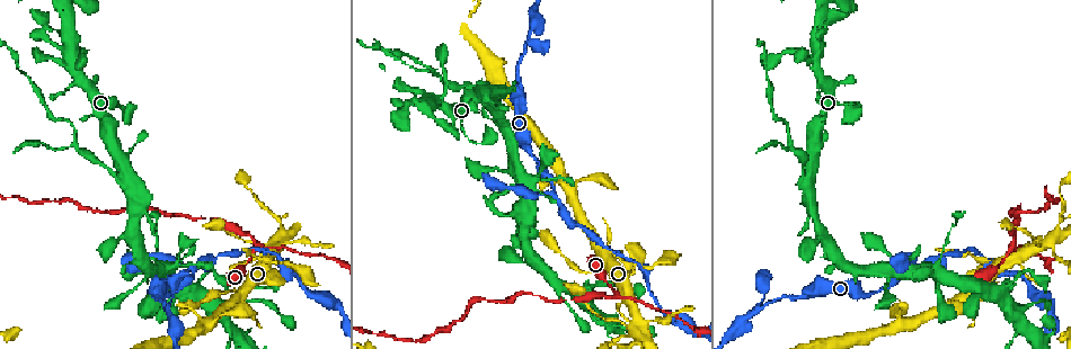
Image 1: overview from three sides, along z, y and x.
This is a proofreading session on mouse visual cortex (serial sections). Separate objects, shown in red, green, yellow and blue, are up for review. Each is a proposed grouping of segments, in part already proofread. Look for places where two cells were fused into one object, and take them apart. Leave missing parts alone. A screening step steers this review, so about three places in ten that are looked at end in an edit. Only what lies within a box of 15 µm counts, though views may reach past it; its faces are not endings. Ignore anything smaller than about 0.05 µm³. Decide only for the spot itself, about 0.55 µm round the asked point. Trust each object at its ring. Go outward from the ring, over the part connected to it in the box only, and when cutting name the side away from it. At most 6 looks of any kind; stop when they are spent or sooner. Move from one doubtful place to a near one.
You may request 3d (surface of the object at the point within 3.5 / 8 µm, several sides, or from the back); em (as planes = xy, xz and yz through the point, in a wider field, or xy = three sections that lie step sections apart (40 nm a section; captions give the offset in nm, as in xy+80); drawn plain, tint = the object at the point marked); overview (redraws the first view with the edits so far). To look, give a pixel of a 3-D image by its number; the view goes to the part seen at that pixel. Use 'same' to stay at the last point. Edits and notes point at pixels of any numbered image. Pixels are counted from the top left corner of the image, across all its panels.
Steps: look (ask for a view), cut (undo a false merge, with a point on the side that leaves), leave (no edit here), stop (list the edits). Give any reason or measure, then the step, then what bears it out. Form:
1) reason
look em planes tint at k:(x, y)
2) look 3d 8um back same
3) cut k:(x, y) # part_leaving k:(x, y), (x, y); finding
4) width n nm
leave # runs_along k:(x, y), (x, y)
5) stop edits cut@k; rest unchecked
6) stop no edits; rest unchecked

small branch off a trunk
look 3d 3.5um at 1:(807, 181)

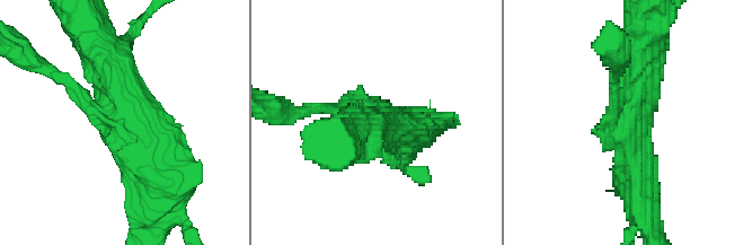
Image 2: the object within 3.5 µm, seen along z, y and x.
need the tissue
look em planes tint at 2:(626, 126)

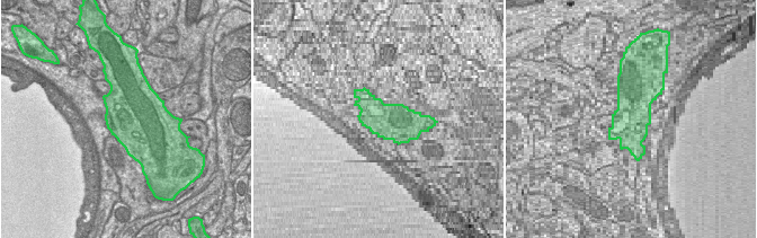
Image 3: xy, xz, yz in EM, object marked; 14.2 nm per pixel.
arms 3; arm_widths 200, 600, 600 nm
leave # runs_along 2:(102, 46), (143, 129), (153, 181); one cell here

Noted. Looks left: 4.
narrows sharply
look 3d 3.5um at 1:(191, 269)

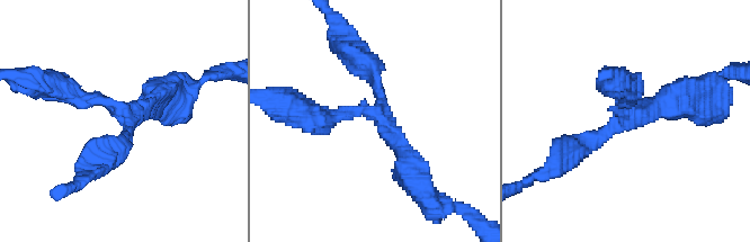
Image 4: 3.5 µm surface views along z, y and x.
leave # runs_along 4:(568, 151), (680, 92); continuous, no second cell

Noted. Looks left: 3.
branch point
look 3d 3.5um at 1:(75, 142)

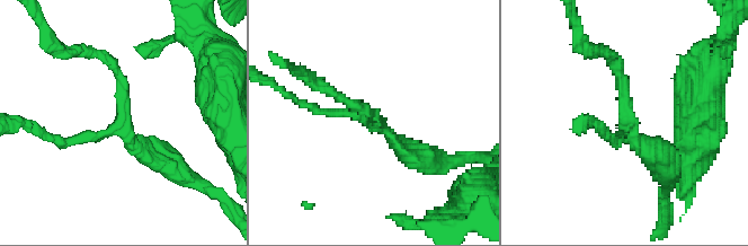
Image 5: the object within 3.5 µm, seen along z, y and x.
arms 3; arm_widths 150, 150, 300 nm; shape alone is not enough
look em xy step 3 tint at 5:(123, 125)

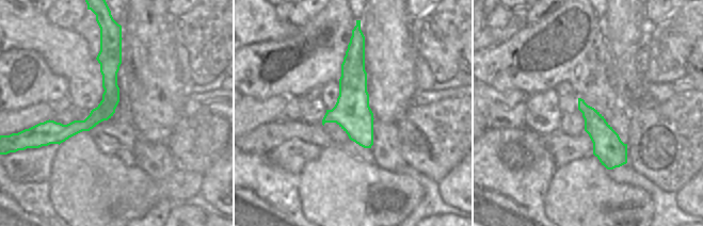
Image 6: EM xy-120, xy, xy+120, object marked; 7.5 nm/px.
cut 5:(623, 106) # part_leaving 5:(634, 140), (620, 68), (605, 53); a second cell is stuck on

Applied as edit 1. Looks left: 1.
stop edits cut@5; rest unchecked

